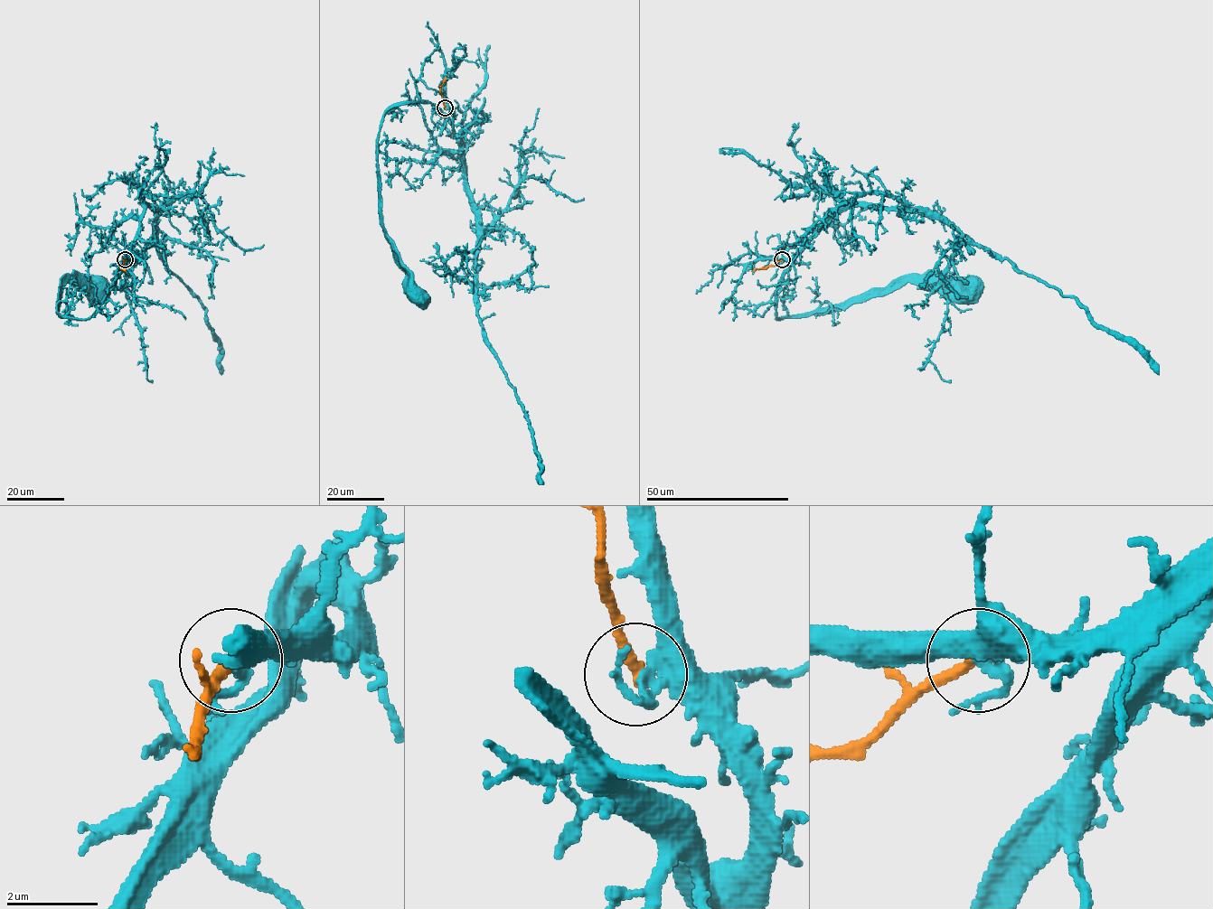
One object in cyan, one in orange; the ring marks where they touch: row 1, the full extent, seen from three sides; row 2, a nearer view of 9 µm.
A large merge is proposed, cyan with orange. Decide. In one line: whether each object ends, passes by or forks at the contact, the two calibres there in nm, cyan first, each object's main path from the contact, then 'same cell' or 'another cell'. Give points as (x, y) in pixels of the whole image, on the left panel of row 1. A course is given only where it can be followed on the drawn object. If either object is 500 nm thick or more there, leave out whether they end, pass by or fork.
cyan passes by; orange ends; calibres 320 and 240 nm; course cyan (126, 259), (132, 257), (90, 316), (70, 319), (58, 313), (67, 282), (89, 282), (96, 291); course orange (125, 259), (120, 268), (126, 271); another cell

